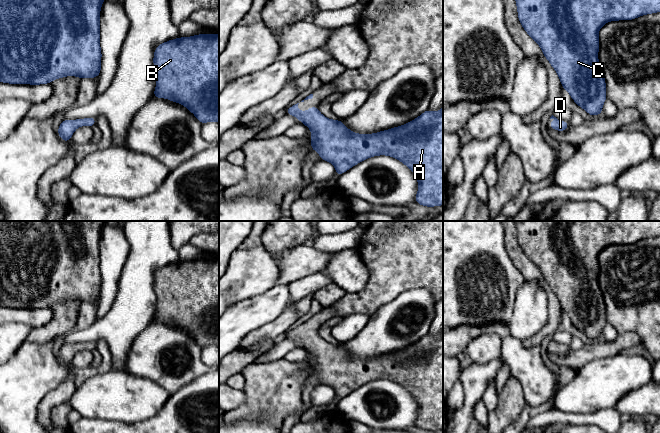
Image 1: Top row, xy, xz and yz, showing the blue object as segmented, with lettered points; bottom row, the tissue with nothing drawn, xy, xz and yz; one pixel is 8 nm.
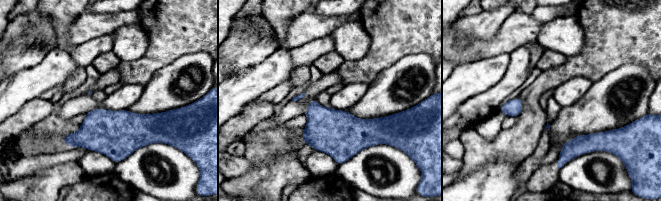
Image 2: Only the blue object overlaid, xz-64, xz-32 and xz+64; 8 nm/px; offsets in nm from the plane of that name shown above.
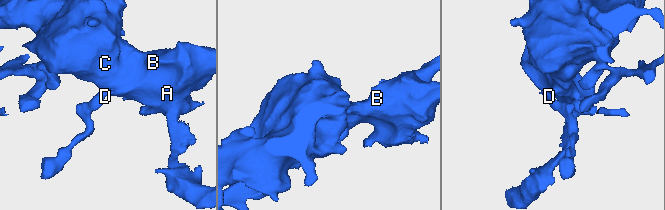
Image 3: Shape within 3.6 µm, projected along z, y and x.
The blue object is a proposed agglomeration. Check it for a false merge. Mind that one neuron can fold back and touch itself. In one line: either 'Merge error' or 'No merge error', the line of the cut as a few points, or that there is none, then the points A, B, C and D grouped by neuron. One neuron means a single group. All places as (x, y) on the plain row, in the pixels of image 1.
No merge error. No split. Groups: A B C D

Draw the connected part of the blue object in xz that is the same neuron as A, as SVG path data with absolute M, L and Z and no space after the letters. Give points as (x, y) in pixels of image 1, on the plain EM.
M298 328L288 331L285 338L296 341L310 352L311 375L316 374L321 384L332 387L337 401L368 382L391 380L414 397L419 407L415 427L425 431L443 429L443 330L438 337L427 333L402 350L364 359L352 356L340 343L331 344L323 340L317 330L300 336Z

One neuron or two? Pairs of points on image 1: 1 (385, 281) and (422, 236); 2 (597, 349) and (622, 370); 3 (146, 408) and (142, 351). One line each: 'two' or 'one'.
1: one
2: two
3: two

